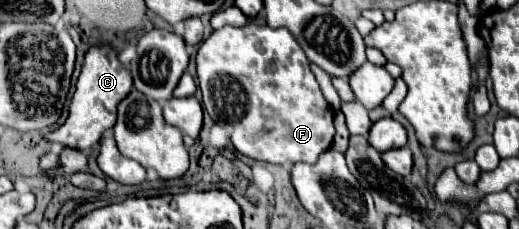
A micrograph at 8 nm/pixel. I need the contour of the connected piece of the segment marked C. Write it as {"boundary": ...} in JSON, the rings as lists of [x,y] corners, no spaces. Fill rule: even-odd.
{"boundary":[[[110,44],[92,46],[84,56],[84,66],[82,66],[80,78],[76,82],[76,92],[74,92],[74,98],[70,104],[70,116],[64,126],[50,132],[46,138],[50,142],[60,142],[62,146],[70,146],[70,148],[86,152],[92,144],[96,144],[102,138],[104,130],[114,126],[116,106],[122,98],[126,98],[130,88],[132,88],[130,70],[124,68],[122,62],[118,60],[114,46],[110,46]]]}

